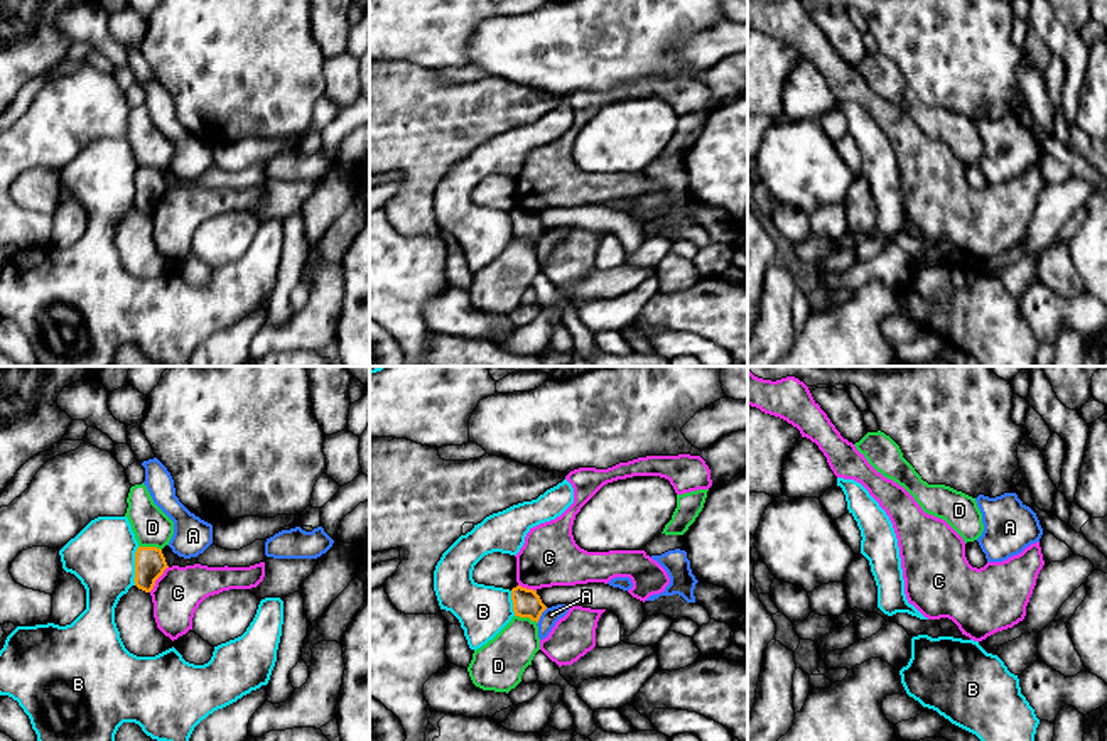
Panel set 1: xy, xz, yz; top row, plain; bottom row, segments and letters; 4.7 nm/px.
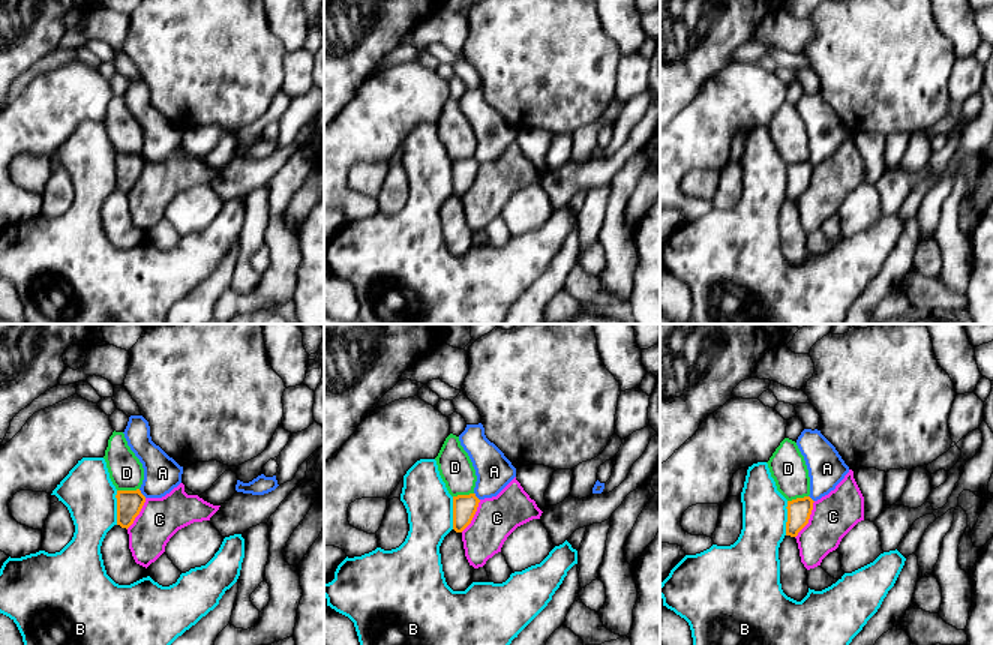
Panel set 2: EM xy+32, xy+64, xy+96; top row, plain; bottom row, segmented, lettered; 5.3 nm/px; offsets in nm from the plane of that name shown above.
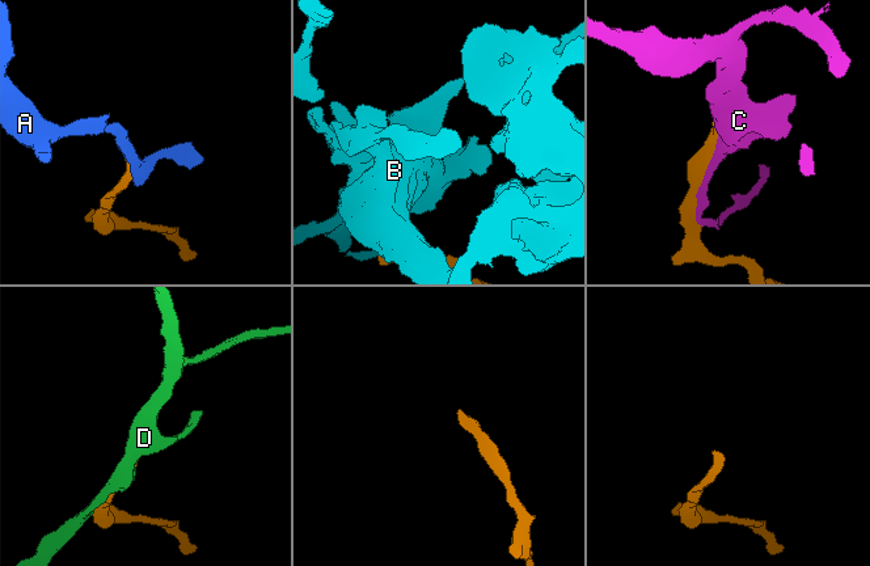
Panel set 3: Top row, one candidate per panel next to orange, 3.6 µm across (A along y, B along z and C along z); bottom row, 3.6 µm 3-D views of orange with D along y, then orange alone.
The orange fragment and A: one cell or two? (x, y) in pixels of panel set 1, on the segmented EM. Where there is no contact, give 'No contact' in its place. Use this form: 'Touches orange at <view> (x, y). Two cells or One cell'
Touches orange at xz (540, 615). Two cells

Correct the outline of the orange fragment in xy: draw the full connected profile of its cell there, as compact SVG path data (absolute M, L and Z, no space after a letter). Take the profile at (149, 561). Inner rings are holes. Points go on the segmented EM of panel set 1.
M138 547L135 552L135 586L145 592L150 592L155 581L167 569L165 557L157 547Z

